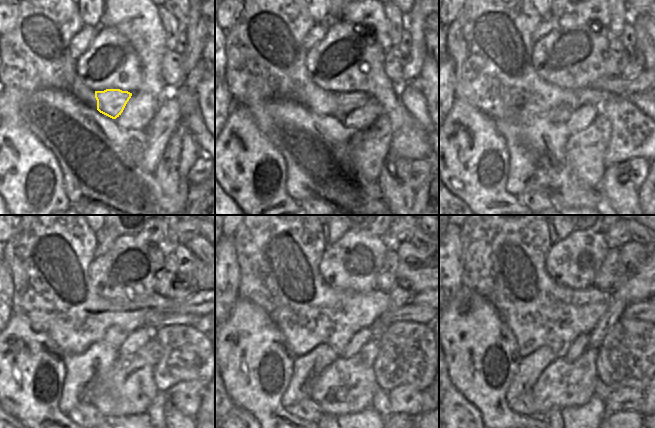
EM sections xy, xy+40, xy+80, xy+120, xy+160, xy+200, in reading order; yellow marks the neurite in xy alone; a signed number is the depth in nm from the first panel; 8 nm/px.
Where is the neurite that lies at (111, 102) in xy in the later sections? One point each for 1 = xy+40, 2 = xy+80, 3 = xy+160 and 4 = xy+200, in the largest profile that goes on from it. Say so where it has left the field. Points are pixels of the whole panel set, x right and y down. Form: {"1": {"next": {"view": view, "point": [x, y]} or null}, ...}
{"1": {"next": {"view": "xy+40", "point": [346, 102]}}, "2": {"next": {"view": "xy+80", "point": [587, 96]}}, "3": {"next": {"view": "xy+160", "point": [409, 312]}}, "4": {"next": {"view": "xy+200", "point": [642, 310]}}}

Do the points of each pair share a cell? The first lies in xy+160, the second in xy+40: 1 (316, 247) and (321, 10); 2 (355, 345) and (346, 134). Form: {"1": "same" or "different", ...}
{"1": "different", "2": "different"}

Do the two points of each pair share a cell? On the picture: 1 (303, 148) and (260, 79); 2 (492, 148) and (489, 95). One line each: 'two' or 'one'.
1: two
2: two

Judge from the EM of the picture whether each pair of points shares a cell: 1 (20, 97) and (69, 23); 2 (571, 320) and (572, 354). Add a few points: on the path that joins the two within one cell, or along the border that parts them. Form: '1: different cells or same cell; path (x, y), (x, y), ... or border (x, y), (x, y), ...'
1: different cells; border (10, 86), (24, 90), (47, 89)
2: different cells; border (588, 332), (583, 332), (571, 344), (564, 356)

